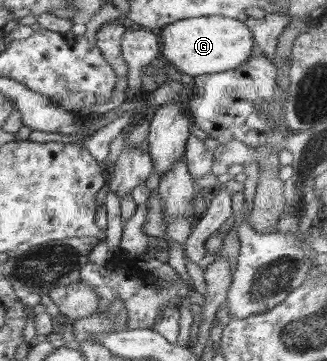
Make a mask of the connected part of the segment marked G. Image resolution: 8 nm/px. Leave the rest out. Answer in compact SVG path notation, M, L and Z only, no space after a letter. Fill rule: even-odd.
M225 16L185 18L160 29L161 58L179 73L191 77L235 70L251 58L253 50L251 29L244 22Z

